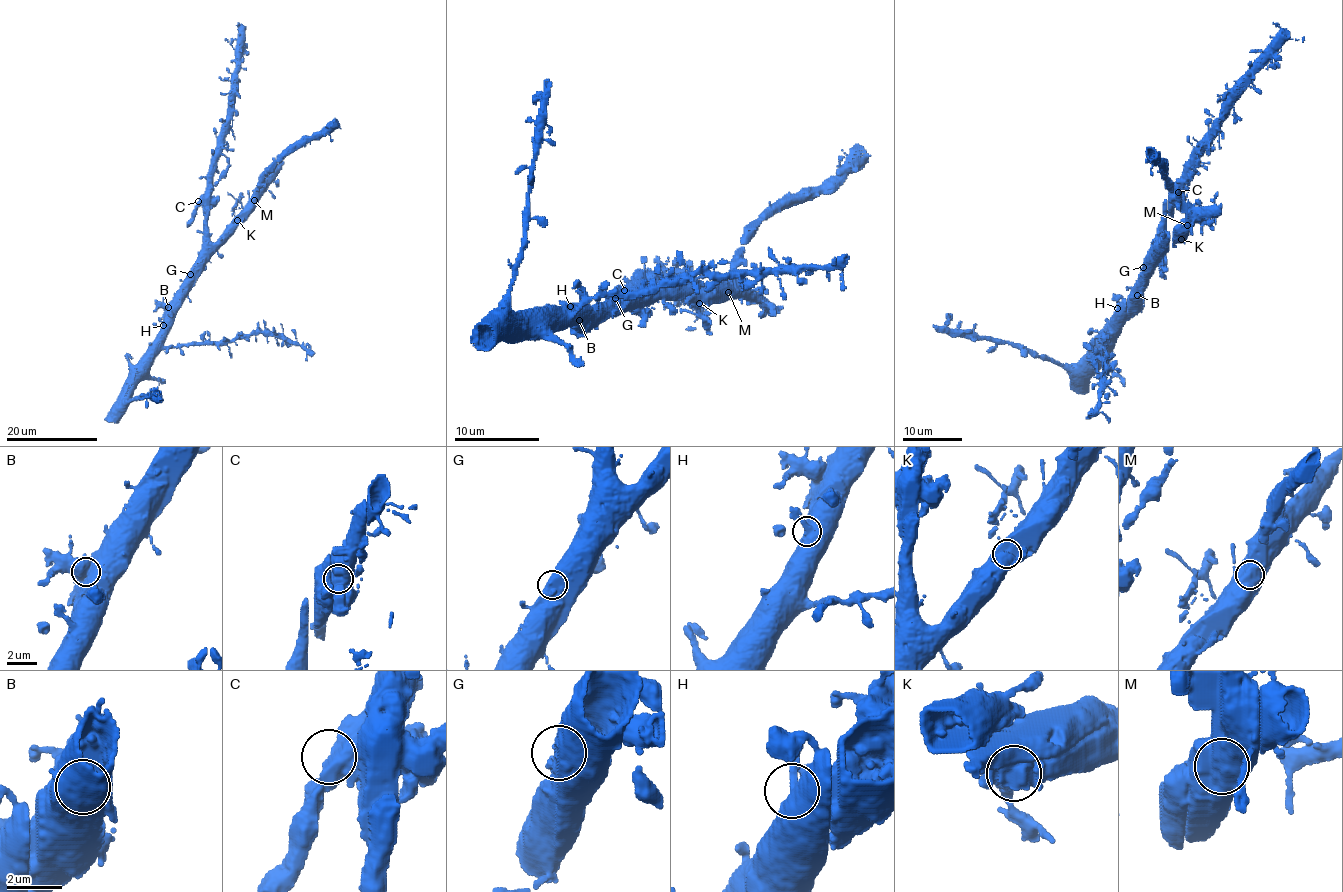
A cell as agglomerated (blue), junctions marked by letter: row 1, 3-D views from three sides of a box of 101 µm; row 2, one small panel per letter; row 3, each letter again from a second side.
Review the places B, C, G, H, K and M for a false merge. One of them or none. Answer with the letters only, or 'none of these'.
B

